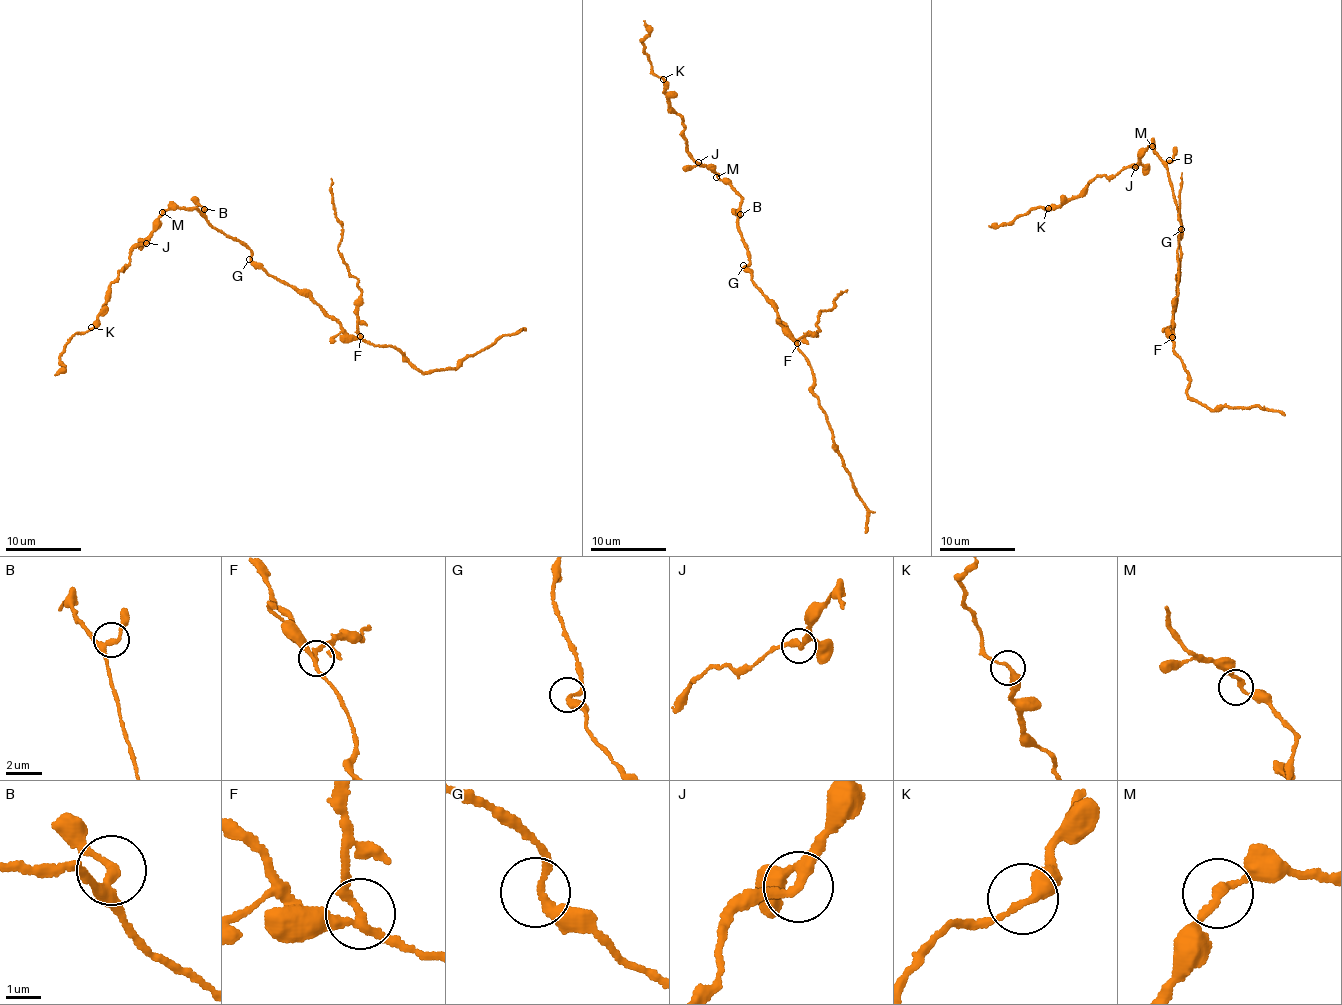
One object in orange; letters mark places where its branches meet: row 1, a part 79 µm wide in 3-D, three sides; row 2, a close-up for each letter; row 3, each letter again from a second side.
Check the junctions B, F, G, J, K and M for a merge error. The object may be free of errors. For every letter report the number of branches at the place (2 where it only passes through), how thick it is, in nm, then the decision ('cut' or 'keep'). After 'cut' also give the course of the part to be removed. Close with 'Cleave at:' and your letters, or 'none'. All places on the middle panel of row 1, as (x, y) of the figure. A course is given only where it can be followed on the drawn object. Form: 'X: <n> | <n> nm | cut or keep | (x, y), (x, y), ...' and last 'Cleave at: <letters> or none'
B: 3 | 240 nm | keep
F: 3 | 200 nm | cut | (797, 343), (807, 333), (817, 335), (819, 310), (834, 306), (833, 301), (848, 289)
G: 2 | 240 nm | keep
J: 3 | 200 nm | keep
K: 2 | 240 nm | keep
M: 2 | 240 nm | keep
Cleave at: F

